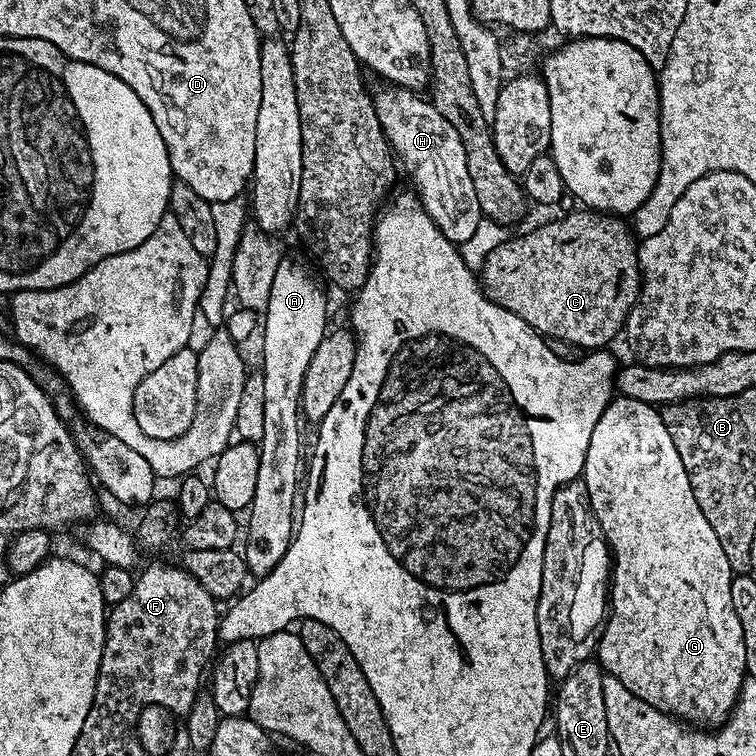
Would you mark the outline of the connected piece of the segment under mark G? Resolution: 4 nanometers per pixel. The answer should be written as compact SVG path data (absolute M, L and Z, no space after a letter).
M621 394L611 400L602 418L598 418L594 434L590 434L582 479L588 491L588 505L598 518L599 535L604 535L605 542L612 547L610 611L598 636L598 663L601 669L607 675L618 678L618 682L622 682L622 686L626 686L630 694L638 694L642 702L650 702L650 706L668 713L669 716L675 716L684 722L699 722L704 726L723 724L732 715L746 679L746 642L742 642L742 622L738 622L738 614L734 614L734 601L730 599L734 573L730 562L726 562L726 553L722 550L722 542L718 542L718 534L714 534L714 526L706 522L706 514L702 514L694 498L686 466L682 466L682 458L678 458L678 449L674 447L670 430L666 430L666 422L662 422L659 411L651 404Z

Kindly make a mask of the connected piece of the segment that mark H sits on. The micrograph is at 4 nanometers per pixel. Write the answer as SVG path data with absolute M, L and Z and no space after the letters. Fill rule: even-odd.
M382 87L384 88L375 89L372 92L372 104L376 108L378 122L382 126L384 136L392 145L395 159L402 165L403 171L404 168L408 171L413 184L411 187L420 197L420 201L438 226L438 230L442 230L442 234L451 244L459 246L462 242L466 242L466 238L472 237L474 230L478 230L478 222L482 218L478 206L478 194L474 194L474 185L470 183L470 169L466 166L466 150L462 150L462 138L458 138L454 126L450 126L450 122L446 122L446 118L438 114L431 99L406 88Z

